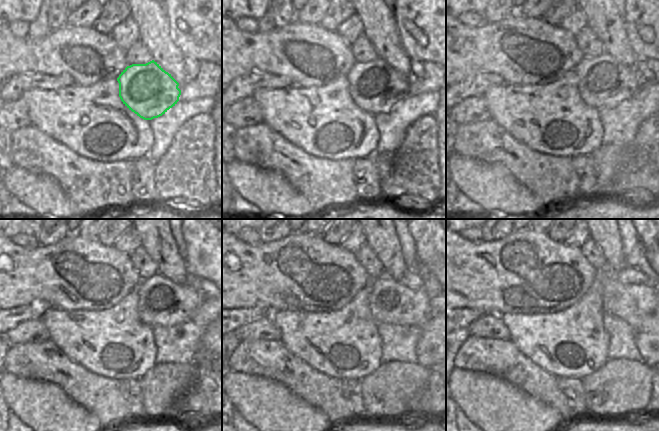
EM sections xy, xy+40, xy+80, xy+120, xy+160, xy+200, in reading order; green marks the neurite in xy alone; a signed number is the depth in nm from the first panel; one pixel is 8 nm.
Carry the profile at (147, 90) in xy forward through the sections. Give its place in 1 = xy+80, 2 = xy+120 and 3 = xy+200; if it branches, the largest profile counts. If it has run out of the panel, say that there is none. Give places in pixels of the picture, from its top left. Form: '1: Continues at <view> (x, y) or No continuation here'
1: Continues at xy+80 (599, 83)
2: Continues at xy+120 (155, 306)
3: Continues at xy+200 (612, 305).

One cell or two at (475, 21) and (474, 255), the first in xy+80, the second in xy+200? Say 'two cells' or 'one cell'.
two cells

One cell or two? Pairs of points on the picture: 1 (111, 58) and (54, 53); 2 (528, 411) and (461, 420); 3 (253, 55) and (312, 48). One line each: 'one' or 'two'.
1: one
2: two
3: one

